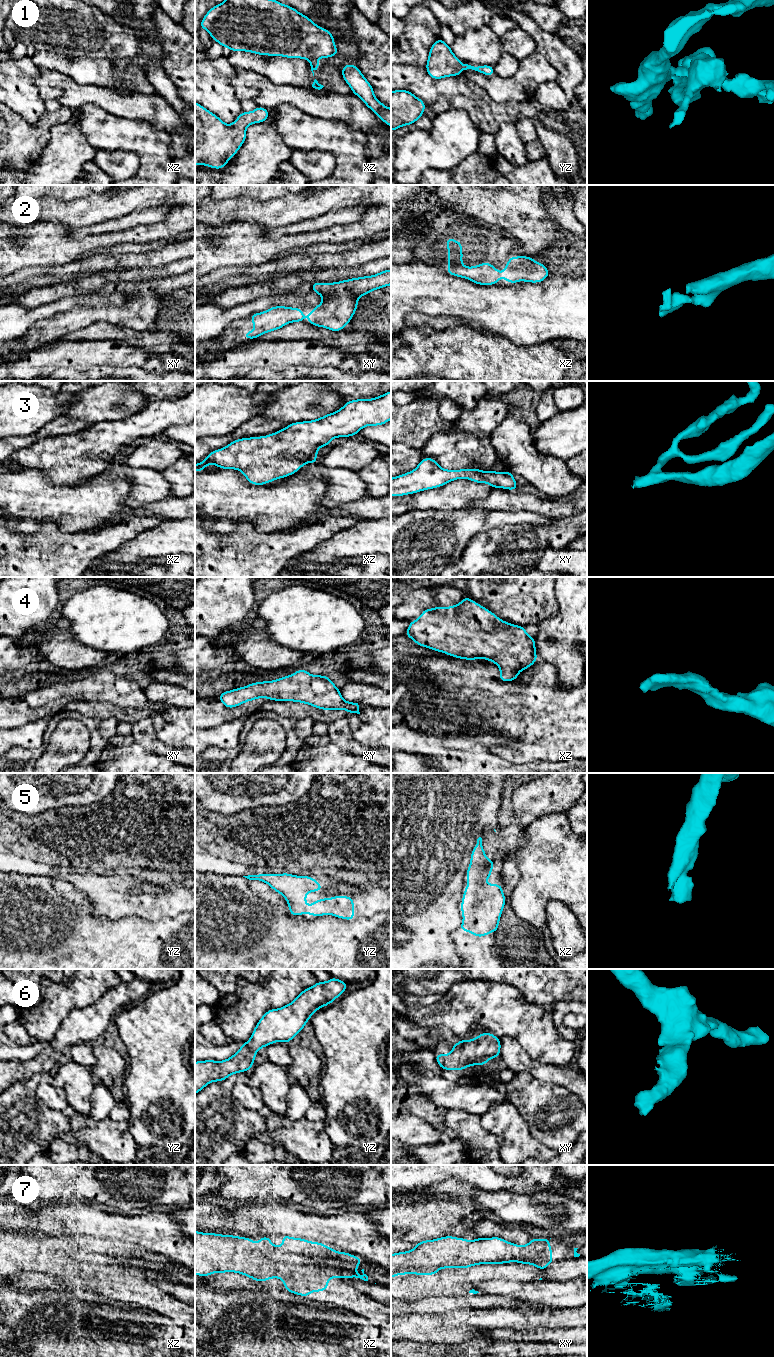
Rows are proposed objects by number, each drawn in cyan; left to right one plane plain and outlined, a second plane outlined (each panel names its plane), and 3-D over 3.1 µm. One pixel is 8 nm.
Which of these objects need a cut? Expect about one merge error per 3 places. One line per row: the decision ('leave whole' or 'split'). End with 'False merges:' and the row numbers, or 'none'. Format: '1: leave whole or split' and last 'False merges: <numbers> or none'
1: split
2: leave whole
3: leave whole
4: leave whole
5: leave whole
6: leave whole
7: leave whole
False merges: 1

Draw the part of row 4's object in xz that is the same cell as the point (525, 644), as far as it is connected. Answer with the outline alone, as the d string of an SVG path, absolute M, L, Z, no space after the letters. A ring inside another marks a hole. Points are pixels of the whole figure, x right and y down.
M466 596L457 605L424 609L418 619L409 623L404 635L418 646L455 658L465 660L484 658L491 661L500 668L499 678L503 682L516 680L521 671L531 667L538 660L535 638L527 634L524 626L503 621Z

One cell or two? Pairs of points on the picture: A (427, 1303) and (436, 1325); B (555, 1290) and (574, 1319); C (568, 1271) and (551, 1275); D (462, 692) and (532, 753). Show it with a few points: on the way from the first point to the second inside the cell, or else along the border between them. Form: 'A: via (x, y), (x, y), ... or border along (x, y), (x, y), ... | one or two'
A: border along (441, 1312), (408, 1314) | two
B: border along (576, 1307), (556, 1309) | two
C: via (564, 1271), (555, 1271) | one
D: via (481, 699), (486, 701), (519, 734) | one

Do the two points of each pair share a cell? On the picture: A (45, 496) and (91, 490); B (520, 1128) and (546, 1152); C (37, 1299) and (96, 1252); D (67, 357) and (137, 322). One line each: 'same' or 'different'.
A: same
B: same
C: different
D: different

